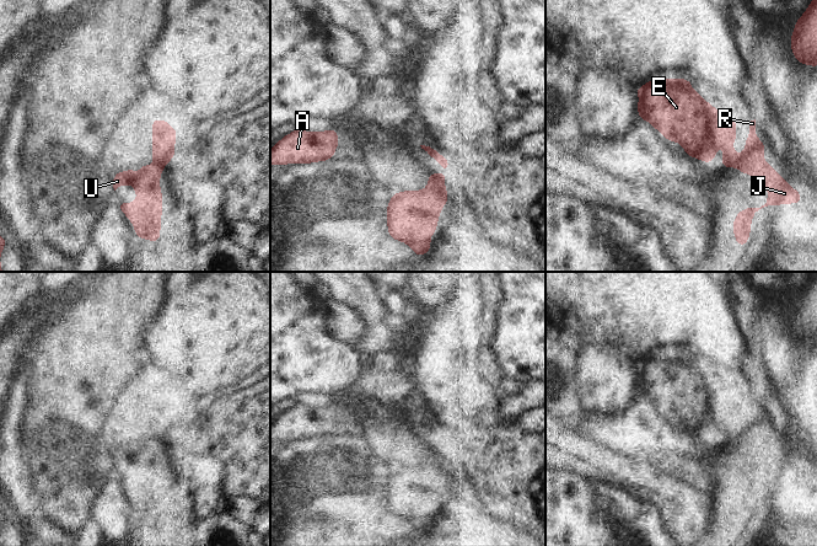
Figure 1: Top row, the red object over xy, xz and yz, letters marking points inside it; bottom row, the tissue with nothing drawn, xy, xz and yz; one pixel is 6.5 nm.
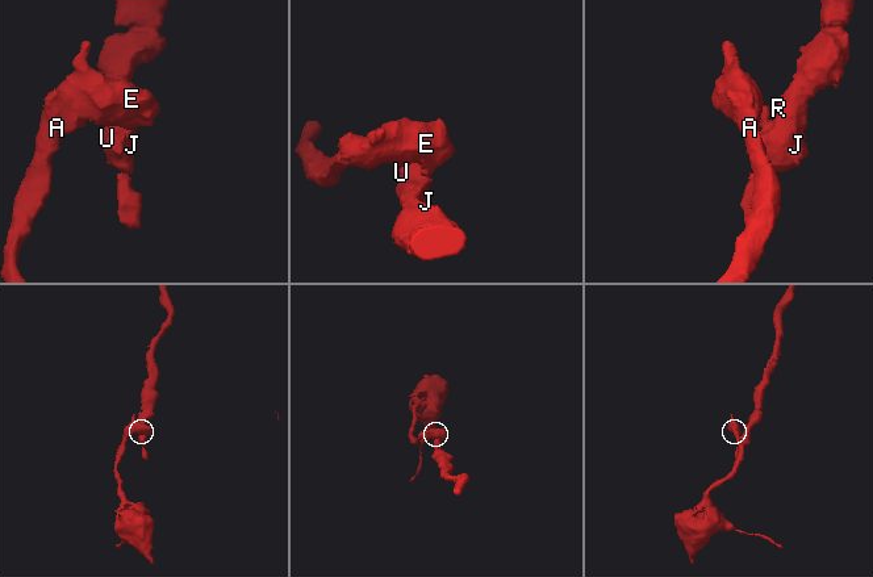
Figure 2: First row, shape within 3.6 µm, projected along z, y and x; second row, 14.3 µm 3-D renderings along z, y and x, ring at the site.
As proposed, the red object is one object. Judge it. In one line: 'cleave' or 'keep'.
cleave

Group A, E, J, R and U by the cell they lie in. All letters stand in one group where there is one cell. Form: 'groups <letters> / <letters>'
groups A E / J R U

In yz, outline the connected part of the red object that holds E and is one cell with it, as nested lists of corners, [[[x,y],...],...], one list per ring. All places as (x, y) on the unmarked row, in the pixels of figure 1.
[[[660,352],[638,363],[636,366],[639,369],[639,394],[649,396],[668,417],[678,417],[689,432],[710,439],[715,433],[717,422],[722,421],[725,423],[722,440],[729,435],[737,434],[737,429],[732,424],[737,412],[736,397],[722,395],[717,384],[711,382],[695,368],[687,354],[662,354]]]

